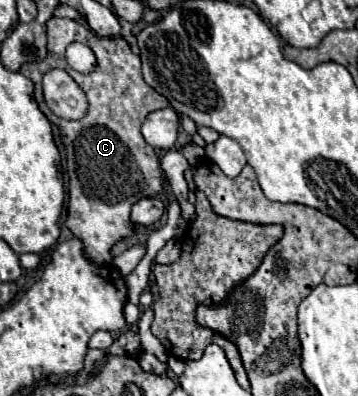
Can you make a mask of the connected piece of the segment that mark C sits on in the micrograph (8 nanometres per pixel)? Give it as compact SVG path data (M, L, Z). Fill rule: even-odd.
M53 17L47 23L49 37L49 55L43 63L25 63L23 75L29 77L35 85L35 101L43 115L57 125L61 143L65 147L67 175L69 175L69 205L65 227L83 243L85 257L95 265L111 263L111 247L123 239L133 235L131 223L131 207L143 199L161 193L163 189L163 171L159 167L159 159L151 145L145 143L143 135L139 135L139 125L145 115L167 107L167 99L151 89L141 75L141 59L131 53L127 41L123 37L103 37L93 35L89 27L79 21ZM73 41L85 43L97 55L97 69L89 75L81 75L67 67L65 47ZM51 69L67 71L75 83L83 89L89 99L89 111L85 117L77 121L63 121L55 117L43 101L41 79Z

